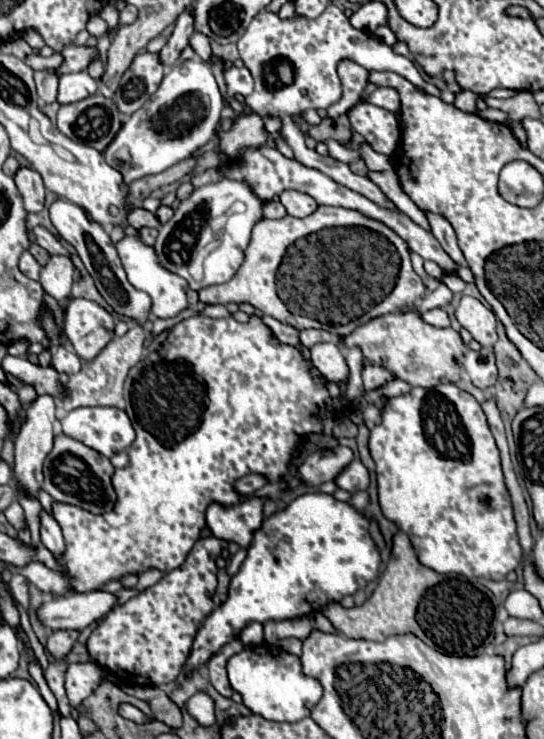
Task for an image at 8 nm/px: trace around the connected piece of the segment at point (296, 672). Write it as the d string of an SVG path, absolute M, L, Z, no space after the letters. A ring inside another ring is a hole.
M258 644L234 654L228 660L228 680L236 692L240 692L244 706L266 720L296 722L310 714L312 706L322 698L322 686L318 680L302 676L298 656L280 650L278 646Z

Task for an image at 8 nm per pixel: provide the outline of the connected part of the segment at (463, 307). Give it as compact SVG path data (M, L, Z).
M462 296L460 306L456 308L458 322L470 330L472 338L478 340L482 346L494 346L498 340L496 334L496 314L484 306L480 300L472 296Z

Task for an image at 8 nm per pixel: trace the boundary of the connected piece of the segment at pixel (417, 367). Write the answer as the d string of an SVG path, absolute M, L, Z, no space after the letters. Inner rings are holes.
M396 310L374 318L370 324L362 324L362 328L342 336L338 346L360 348L368 362L384 366L388 372L408 382L410 386L436 386L444 378L458 382L460 372L464 370L462 358L468 350L468 346L462 342L462 336L454 328L436 328L424 322L422 314L416 310Z

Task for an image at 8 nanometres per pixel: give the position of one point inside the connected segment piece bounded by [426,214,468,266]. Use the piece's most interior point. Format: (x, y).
(441, 228)

